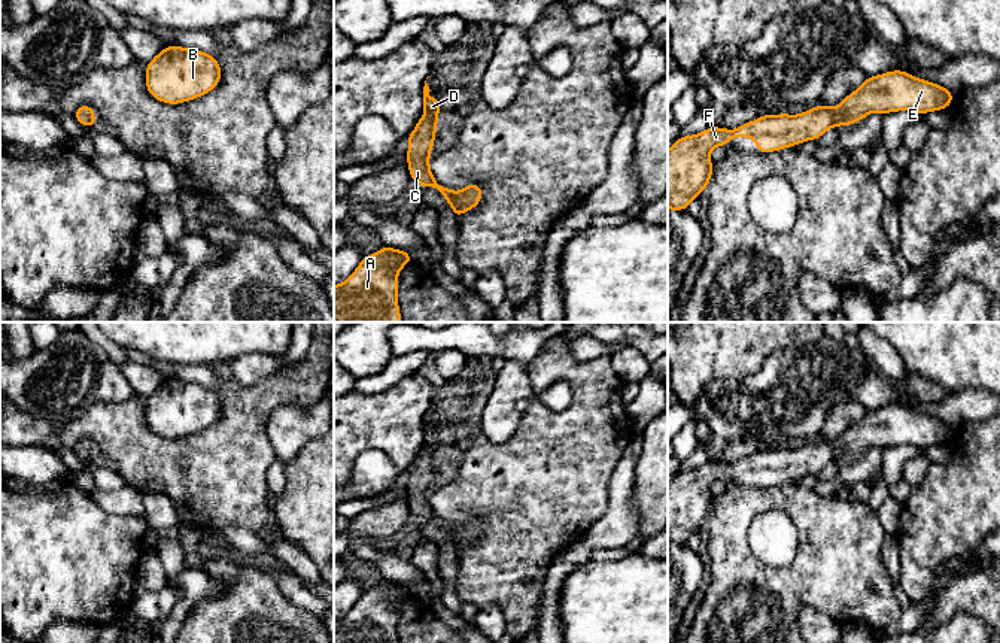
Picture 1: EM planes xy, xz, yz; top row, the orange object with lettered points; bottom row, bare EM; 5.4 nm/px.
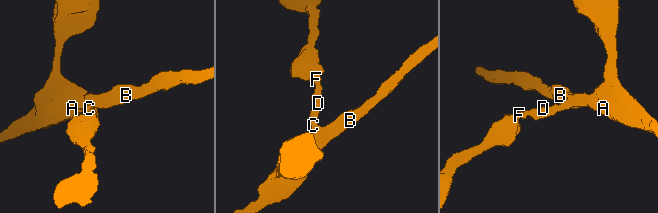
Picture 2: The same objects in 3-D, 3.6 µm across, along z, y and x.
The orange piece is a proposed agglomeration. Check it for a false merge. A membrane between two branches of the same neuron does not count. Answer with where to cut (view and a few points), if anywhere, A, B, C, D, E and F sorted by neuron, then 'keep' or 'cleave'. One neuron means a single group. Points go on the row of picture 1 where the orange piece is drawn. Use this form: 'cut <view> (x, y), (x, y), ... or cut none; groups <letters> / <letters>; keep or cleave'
cut none; groups A B C D E F; keep

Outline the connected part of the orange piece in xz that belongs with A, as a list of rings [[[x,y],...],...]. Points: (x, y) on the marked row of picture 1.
[[[389,246],[364,257],[343,283],[334,285],[334,322],[402,322],[398,306],[398,273],[410,263],[413,263],[410,252]]]

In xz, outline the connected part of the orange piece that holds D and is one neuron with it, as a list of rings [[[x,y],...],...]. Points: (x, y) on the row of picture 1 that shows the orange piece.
[[[425,81],[423,87],[423,112],[414,130],[408,134],[407,166],[410,181],[419,182],[422,188],[434,186],[450,204],[456,219],[462,213],[474,209],[481,201],[483,188],[478,184],[468,184],[462,191],[456,192],[432,176],[429,155],[435,142],[441,103],[429,95],[429,87]]]

